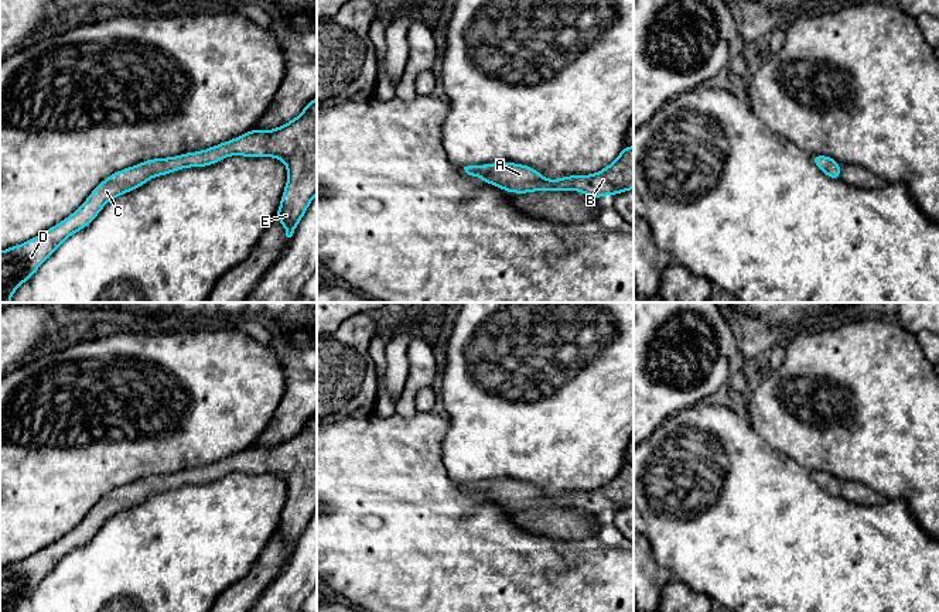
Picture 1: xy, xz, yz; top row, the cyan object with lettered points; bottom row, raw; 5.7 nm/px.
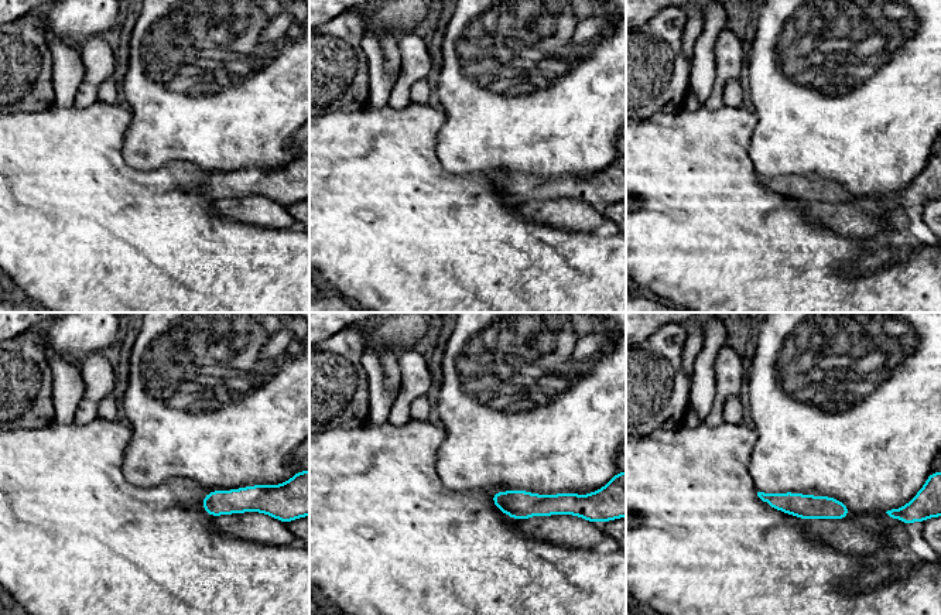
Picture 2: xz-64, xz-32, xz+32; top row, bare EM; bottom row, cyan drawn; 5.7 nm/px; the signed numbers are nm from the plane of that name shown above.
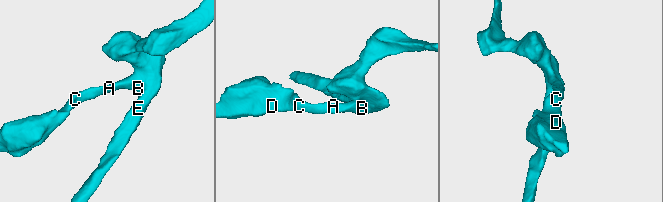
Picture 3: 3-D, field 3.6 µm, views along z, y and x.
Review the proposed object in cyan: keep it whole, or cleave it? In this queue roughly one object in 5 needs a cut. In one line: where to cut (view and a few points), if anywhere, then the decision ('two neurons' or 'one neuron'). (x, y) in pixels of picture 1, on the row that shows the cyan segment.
no cut | one neuron

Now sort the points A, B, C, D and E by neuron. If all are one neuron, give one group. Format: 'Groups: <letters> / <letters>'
Groups: A B C D E

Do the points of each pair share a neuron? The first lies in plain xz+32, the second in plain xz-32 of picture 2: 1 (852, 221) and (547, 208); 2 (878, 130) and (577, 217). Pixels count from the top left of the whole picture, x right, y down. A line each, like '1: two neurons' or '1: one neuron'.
1: one neuron
2: two neurons

